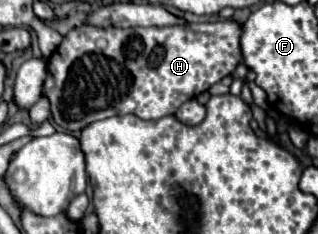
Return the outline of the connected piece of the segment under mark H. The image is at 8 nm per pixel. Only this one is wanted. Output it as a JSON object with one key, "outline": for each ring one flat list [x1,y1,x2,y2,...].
{"outline":[[236,21,216,23,186,23,170,27,132,27,132,29,98,29,76,27,72,29,48,61,48,79,44,95,50,99,52,117,58,127,68,133,82,131,88,123,112,115,134,113,140,119,160,119,174,115,180,103,208,91,222,77,230,75,240,63,240,31]]}

